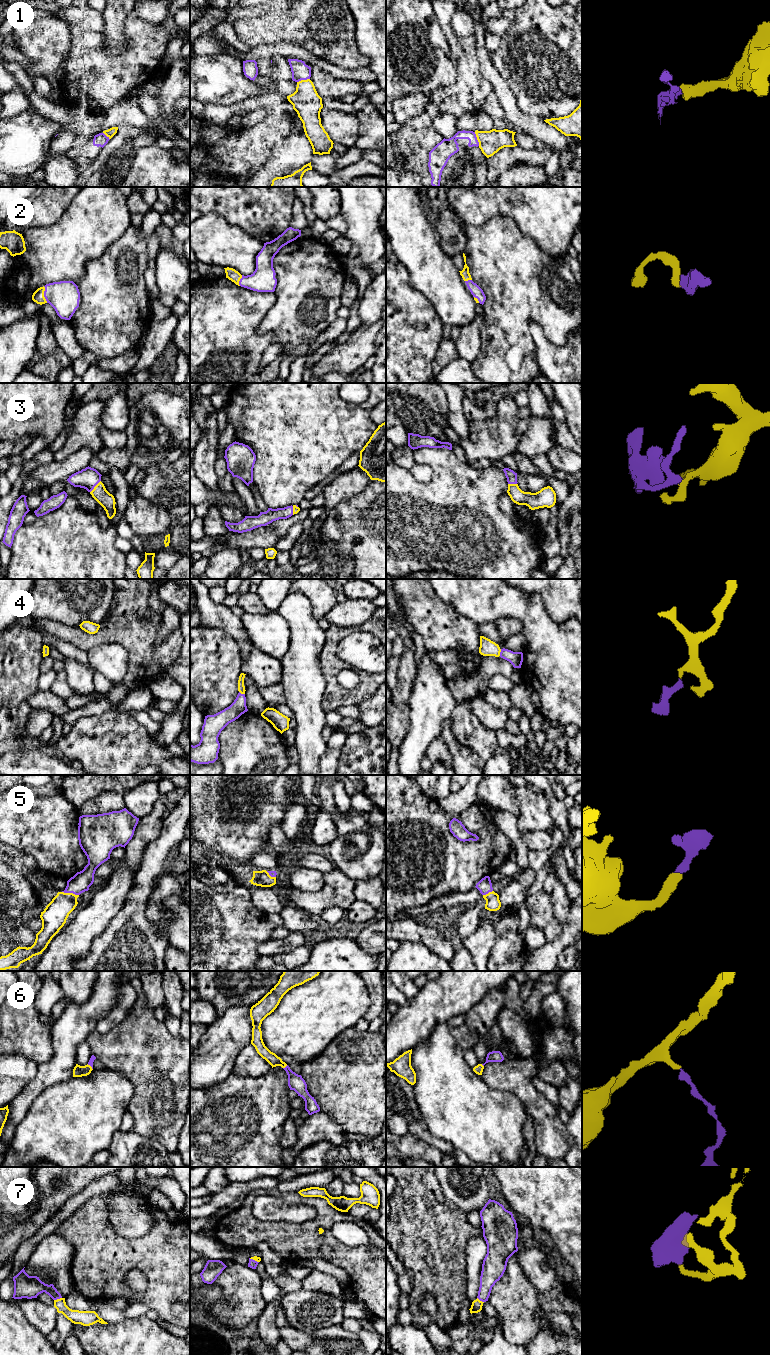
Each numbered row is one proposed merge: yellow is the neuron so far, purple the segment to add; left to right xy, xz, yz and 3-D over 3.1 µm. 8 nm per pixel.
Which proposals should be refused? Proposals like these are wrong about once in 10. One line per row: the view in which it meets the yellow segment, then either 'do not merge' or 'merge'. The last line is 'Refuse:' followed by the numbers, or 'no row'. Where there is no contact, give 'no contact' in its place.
1: yz | merge
2: xy | merge
3: xy | merge
4: yz | merge
5: xy | merge
6: xz | merge
7: xy | merge
Refuse: no row

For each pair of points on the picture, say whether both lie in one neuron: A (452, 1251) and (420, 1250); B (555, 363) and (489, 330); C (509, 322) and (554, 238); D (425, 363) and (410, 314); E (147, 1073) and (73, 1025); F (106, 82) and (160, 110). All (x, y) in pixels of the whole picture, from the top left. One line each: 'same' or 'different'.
A: same
B: different
C: different
D: same
E: different
F: different

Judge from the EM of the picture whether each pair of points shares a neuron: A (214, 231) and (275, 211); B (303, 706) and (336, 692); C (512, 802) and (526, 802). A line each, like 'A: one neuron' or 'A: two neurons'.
A: two neurons
B: two neurons
C: two neurons

